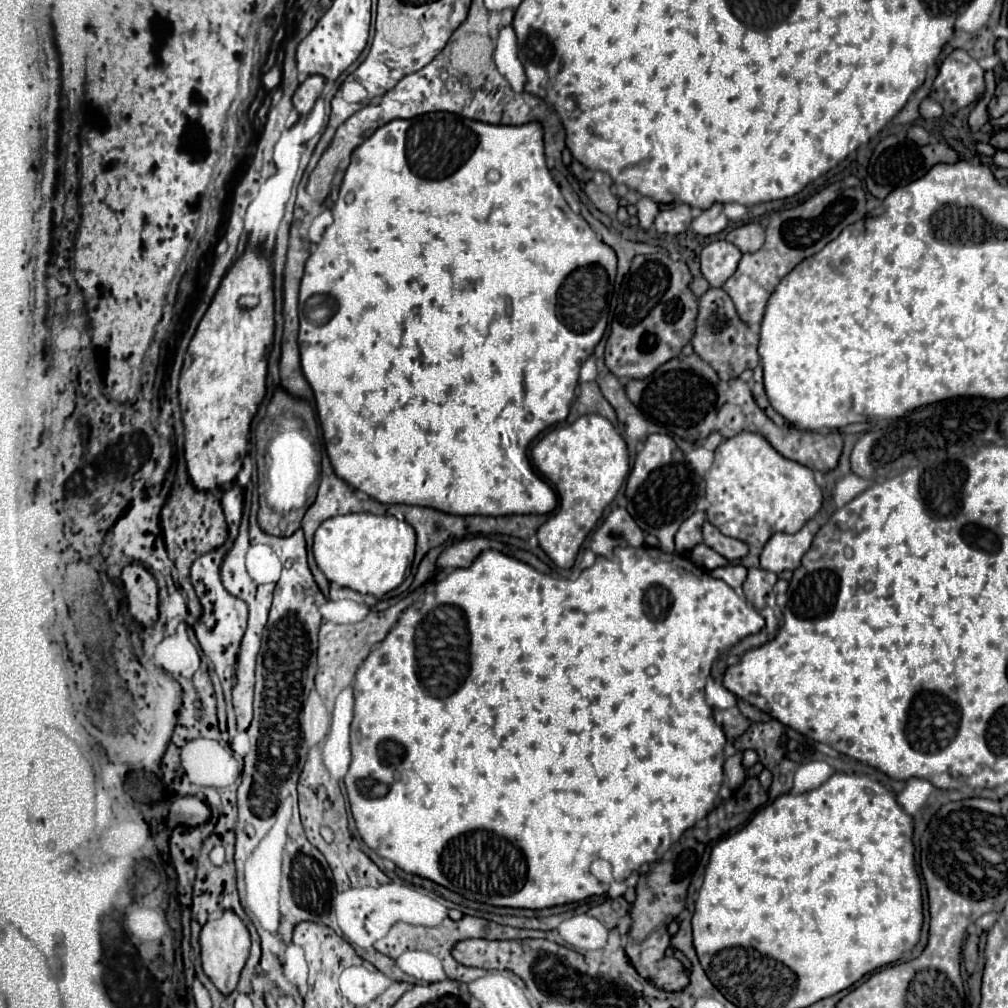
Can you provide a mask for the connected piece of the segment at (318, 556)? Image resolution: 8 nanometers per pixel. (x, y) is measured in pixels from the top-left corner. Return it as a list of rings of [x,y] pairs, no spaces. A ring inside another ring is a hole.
[[[371,512],[329,518],[317,528],[313,540],[315,562],[329,582],[373,596],[383,596],[403,582],[405,570],[413,562],[413,554],[413,526],[395,516],[377,516]]]

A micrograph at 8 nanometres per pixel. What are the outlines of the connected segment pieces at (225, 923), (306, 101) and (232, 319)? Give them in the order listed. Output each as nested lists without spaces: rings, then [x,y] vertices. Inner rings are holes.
[[[227,910],[227,912],[223,912],[221,918],[209,920],[203,926],[199,944],[201,944],[201,960],[203,960],[205,974],[209,976],[209,980],[217,986],[217,990],[223,996],[229,996],[237,988],[239,974],[241,974],[241,970],[249,958],[249,948],[251,948],[249,930],[245,928],[245,924],[241,922],[241,918],[235,912]]]
[[[315,74],[315,76],[309,76],[309,78],[295,90],[295,94],[293,94],[293,106],[295,106],[295,110],[297,110],[301,116],[309,114],[309,110],[311,110],[313,104],[315,104],[315,100],[317,100],[317,98],[321,96],[321,92],[323,92],[323,84],[325,84],[325,78],[319,76],[319,74]]]
[[[243,252],[243,256],[229,268],[223,278],[207,314],[203,316],[189,350],[185,354],[185,364],[179,380],[179,402],[183,412],[184,459],[187,460],[187,472],[197,490],[219,490],[225,484],[233,484],[237,478],[243,458],[247,454],[249,426],[251,420],[265,396],[265,376],[267,376],[267,358],[273,344],[273,276],[271,260],[261,252]],[[255,294],[259,304],[253,310],[241,310],[237,306],[239,296]]]

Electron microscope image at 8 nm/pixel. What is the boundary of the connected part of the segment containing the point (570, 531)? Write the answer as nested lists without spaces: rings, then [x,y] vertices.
[[[585,414],[569,426],[547,432],[531,450],[531,458],[561,500],[557,514],[551,514],[537,530],[539,546],[559,568],[571,568],[583,540],[595,528],[605,506],[615,498],[629,474],[627,444],[607,418]]]

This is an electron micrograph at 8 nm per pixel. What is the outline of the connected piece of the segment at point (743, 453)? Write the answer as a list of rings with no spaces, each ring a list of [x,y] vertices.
[[[739,432],[737,436],[717,446],[713,466],[707,472],[707,494],[705,496],[711,504],[707,510],[707,520],[715,528],[719,528],[719,532],[723,532],[725,536],[743,540],[747,544],[755,544],[759,548],[763,548],[765,542],[775,532],[793,534],[801,530],[823,506],[823,492],[815,484],[813,470],[809,470],[807,466],[799,462],[783,458],[763,436],[751,434],[751,432]]]

